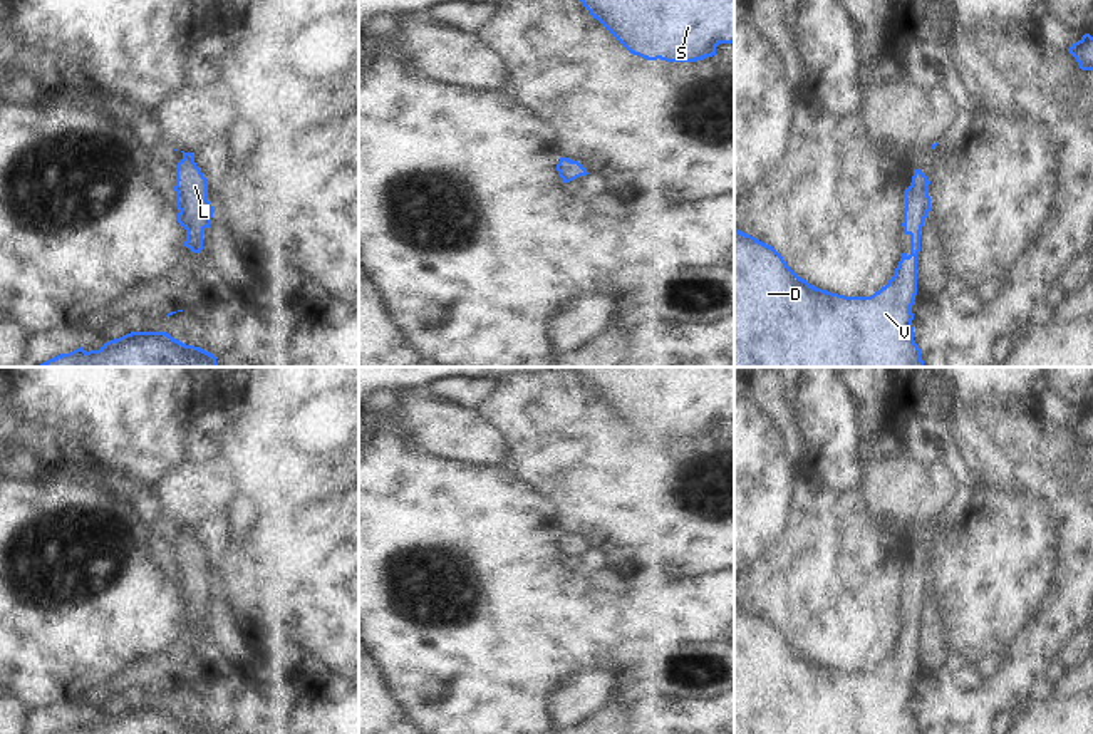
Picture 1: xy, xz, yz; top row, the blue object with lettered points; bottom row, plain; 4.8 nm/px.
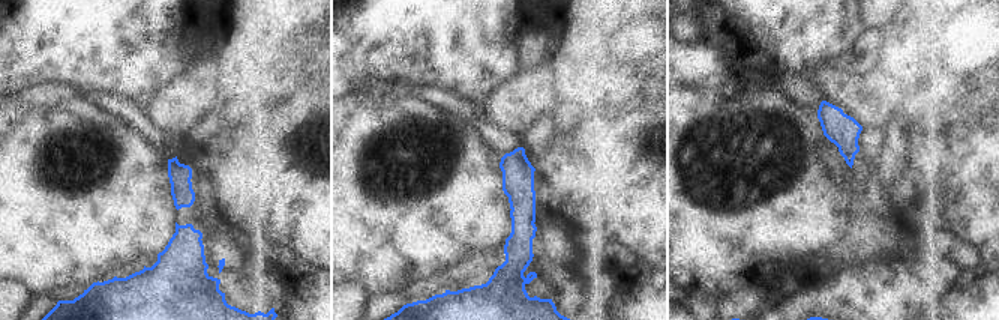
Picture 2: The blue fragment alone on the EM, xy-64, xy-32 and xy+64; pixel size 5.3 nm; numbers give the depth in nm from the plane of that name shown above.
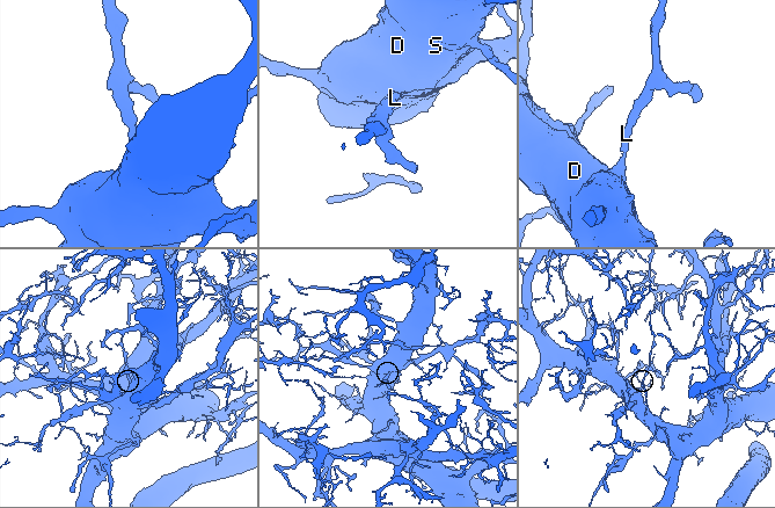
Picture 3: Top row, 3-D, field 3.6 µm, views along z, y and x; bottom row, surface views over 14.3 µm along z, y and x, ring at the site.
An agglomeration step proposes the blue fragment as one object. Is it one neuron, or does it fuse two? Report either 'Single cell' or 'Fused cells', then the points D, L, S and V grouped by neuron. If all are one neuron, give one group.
Single cell. Groups: D L S V.

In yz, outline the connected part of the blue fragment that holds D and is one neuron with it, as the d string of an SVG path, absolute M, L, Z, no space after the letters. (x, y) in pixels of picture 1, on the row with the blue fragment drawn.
M914 169L912 183L904 191L902 223L904 233L910 236L910 253L902 253L894 277L870 297L845 297L810 285L773 246L734 226L734 367L924 367L914 340L912 305L917 295L920 231L930 211L929 184L922 169Z

